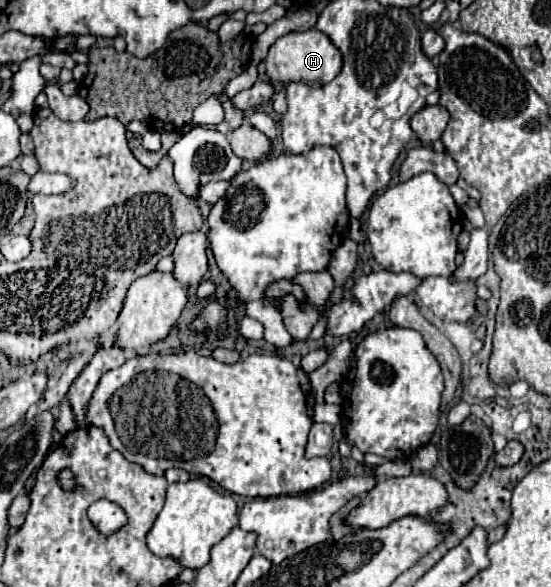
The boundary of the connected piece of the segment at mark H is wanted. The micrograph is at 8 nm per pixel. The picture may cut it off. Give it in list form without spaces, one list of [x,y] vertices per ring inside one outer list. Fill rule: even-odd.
[[[308,29],[304,33],[288,33],[284,37],[278,37],[276,43],[270,47],[266,57],[266,73],[272,83],[328,83],[332,81],[342,69],[342,53],[340,49],[330,41],[328,35],[324,35],[318,29]]]

